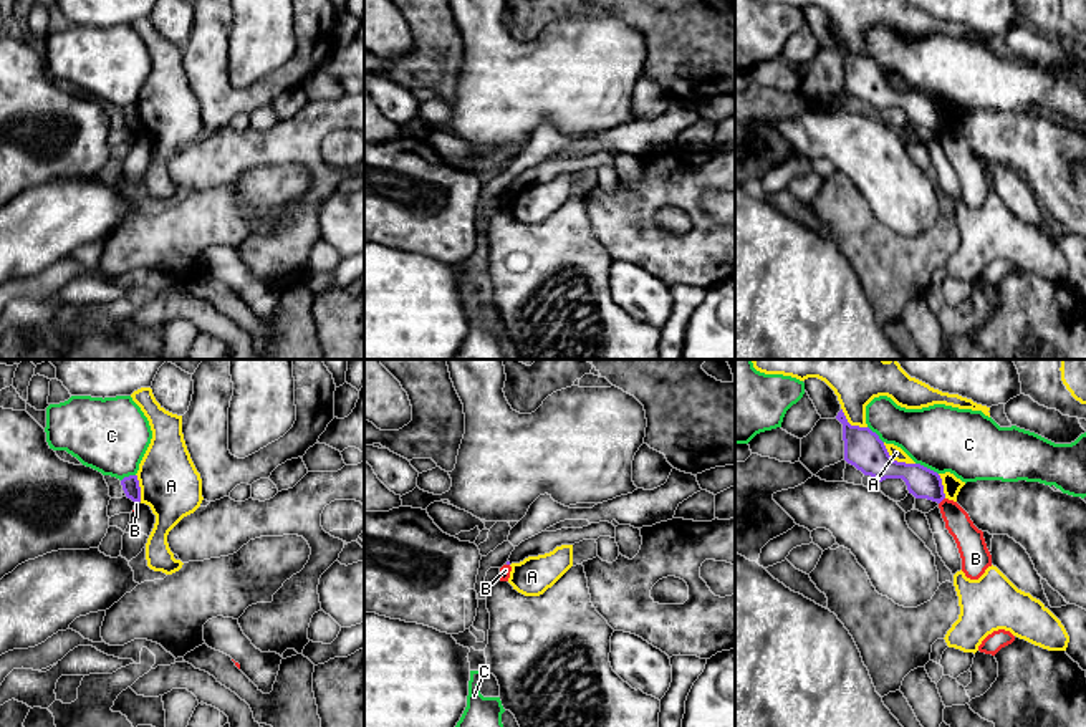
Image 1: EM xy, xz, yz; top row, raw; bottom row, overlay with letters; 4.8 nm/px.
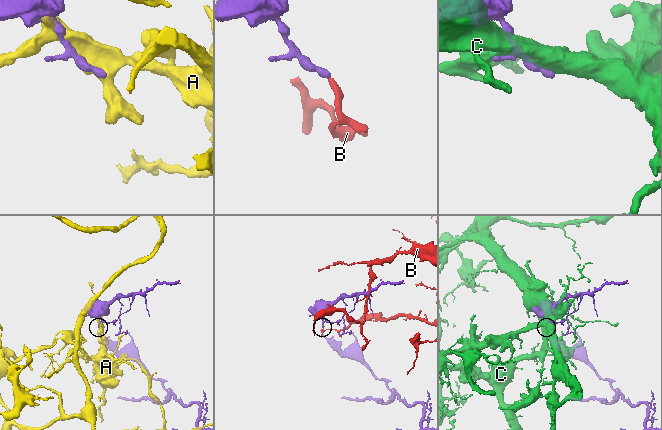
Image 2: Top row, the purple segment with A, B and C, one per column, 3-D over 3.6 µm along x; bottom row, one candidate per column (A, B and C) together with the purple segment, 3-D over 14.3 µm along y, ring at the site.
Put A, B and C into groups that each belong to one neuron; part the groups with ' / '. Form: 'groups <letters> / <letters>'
groups A / B / C

